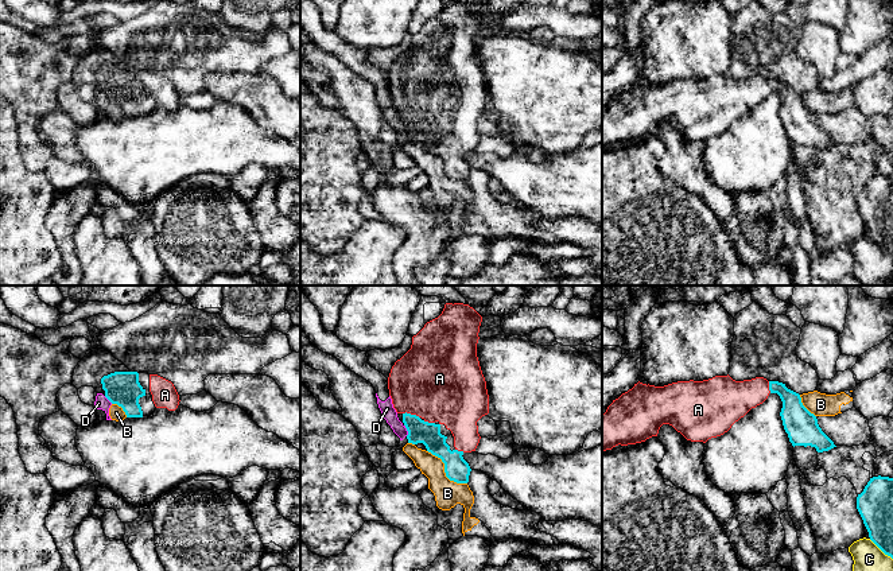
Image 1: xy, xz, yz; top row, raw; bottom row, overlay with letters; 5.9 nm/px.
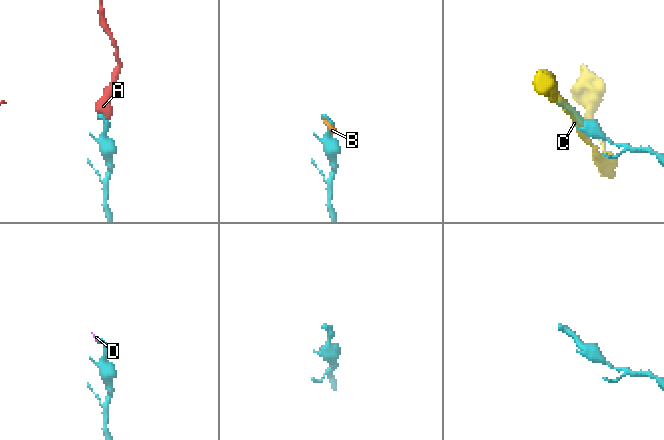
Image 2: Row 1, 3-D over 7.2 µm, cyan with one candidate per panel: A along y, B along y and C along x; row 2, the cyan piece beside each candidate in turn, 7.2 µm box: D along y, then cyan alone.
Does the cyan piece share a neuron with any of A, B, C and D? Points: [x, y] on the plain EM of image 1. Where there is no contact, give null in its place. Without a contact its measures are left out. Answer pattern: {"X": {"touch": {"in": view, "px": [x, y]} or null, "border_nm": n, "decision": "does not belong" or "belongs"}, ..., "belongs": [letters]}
{"A": {"touch": {"in": "xz", "px": [410, 112]}, "border_nm": 110, "decision": "belongs"}, "B": {"touch": {"in": "xz", "px": [445, 170]}, "border_nm": 320, "decision": "does not belong"}, "C": {"touch": {"in": "yz", "px": [881, 248]}, "border_nm": 190, "decision": "does not belong"}, "D": {"touch": {"in": "xz", "px": [407, 128]}, "border_nm": 70, "decision": "does not belong"}, "belongs": ["A"]}

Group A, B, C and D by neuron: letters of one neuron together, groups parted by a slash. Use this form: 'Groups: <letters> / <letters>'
Groups: A / B D / C

